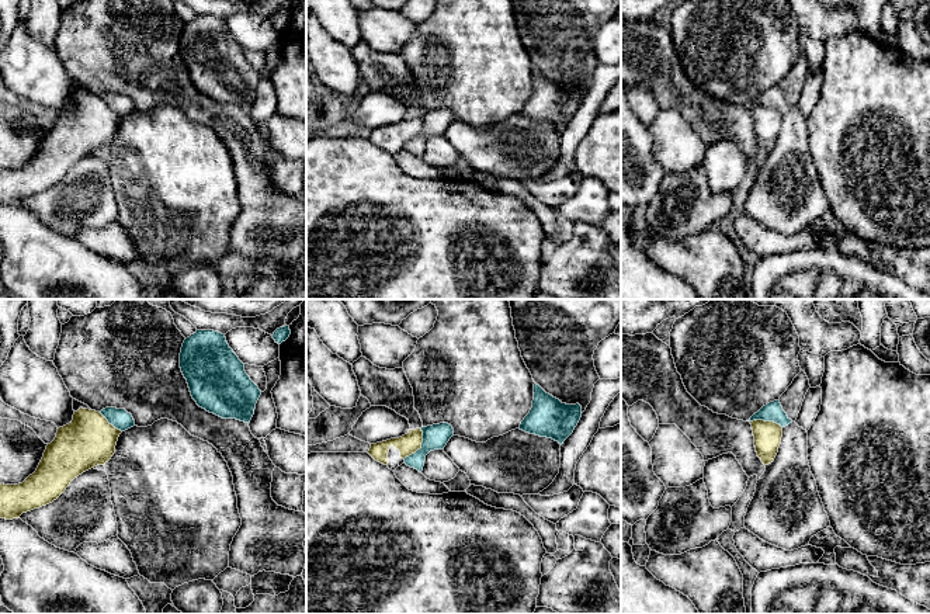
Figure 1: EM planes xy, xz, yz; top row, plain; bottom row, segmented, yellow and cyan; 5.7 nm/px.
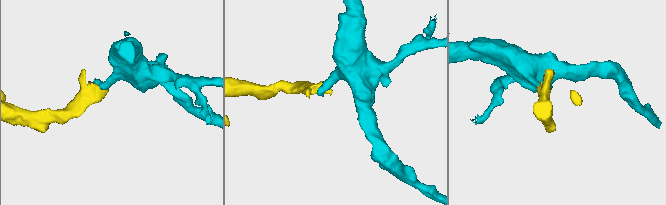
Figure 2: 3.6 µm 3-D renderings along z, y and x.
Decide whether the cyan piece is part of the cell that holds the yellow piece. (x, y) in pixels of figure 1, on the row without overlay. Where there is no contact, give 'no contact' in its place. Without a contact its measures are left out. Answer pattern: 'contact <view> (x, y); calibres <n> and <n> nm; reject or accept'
contact xz (420, 132); calibres 120 and 140 nm; reject

